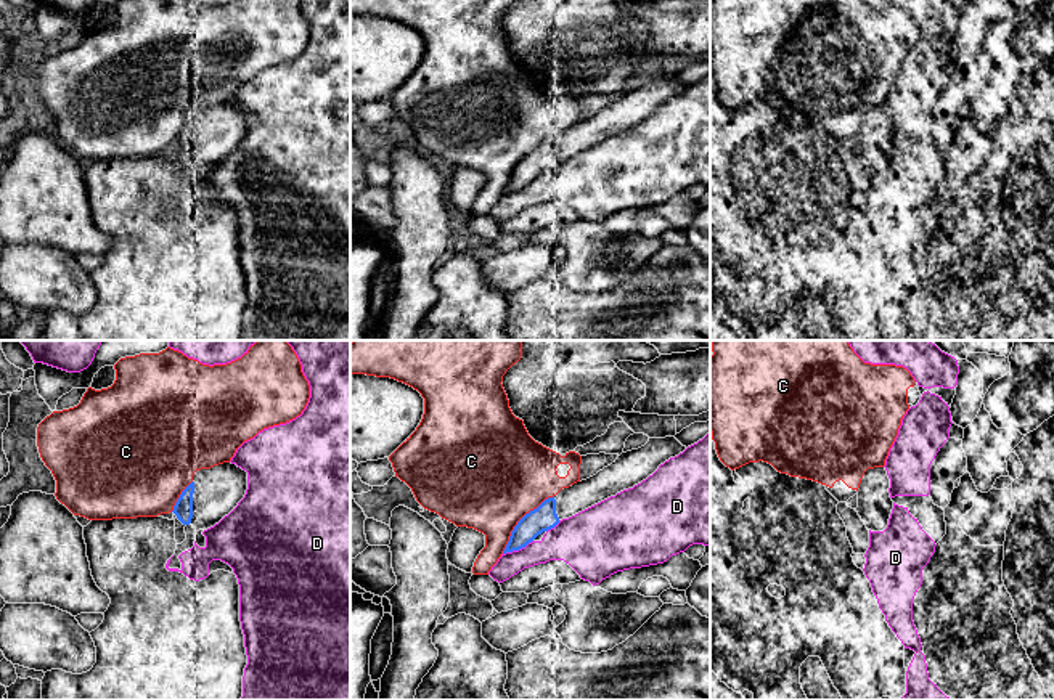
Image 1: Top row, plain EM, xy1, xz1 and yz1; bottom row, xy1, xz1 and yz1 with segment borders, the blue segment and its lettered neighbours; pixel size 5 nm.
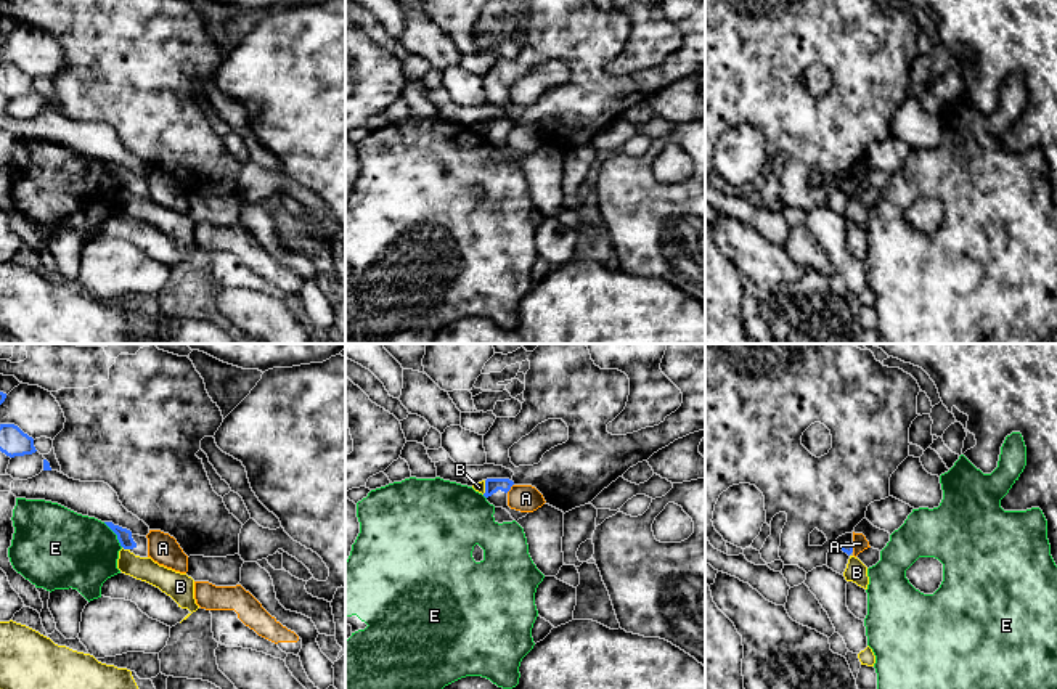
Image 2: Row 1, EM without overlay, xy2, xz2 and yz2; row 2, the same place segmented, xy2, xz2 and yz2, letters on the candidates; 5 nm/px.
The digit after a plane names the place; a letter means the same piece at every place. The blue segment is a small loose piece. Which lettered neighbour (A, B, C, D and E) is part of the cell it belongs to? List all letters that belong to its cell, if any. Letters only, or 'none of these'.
none of these

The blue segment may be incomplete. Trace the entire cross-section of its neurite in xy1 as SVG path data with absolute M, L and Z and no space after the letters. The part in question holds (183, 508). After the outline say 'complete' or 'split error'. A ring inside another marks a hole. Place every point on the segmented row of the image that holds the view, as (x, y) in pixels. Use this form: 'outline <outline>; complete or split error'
outline M231 462L196 470L193 482L182 491L174 514L196 531L207 530L228 515L244 498L247 472Z; split error

